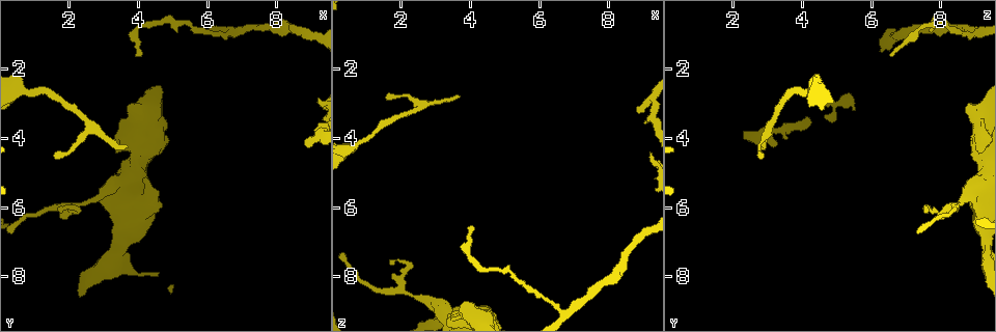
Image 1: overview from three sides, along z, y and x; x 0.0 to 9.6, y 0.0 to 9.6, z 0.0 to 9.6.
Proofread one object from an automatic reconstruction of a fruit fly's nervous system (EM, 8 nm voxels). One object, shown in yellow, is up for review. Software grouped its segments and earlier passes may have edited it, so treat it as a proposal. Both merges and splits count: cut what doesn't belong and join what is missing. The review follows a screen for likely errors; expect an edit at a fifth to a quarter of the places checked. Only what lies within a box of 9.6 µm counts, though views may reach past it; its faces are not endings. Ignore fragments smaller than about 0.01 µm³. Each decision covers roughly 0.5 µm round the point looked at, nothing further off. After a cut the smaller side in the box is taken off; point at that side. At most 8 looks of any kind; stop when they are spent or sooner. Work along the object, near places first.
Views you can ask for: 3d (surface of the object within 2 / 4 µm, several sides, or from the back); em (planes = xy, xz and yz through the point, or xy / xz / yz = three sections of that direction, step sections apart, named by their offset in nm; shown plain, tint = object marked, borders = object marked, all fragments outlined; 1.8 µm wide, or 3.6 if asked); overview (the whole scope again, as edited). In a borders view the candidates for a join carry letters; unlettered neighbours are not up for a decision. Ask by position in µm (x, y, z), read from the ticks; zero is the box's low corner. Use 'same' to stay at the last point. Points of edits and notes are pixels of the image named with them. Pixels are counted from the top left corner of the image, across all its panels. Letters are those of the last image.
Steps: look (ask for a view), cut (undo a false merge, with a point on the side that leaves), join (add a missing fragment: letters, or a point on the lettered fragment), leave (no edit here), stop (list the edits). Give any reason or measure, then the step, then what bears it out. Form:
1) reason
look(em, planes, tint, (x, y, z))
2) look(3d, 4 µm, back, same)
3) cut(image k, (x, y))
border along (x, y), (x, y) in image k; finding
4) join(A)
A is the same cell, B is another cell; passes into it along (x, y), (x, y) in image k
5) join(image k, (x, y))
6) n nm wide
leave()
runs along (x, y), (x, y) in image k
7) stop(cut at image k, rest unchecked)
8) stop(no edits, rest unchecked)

end of a long branch
look(em, planes, borders, (4.00, 1.70, 6.60))

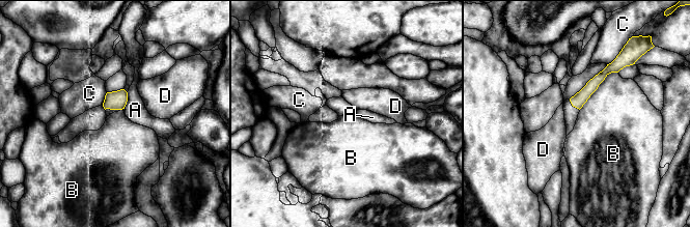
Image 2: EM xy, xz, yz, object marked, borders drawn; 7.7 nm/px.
leave()
A, B, C and D are other cells; runs along (614, 65), (574, 103) in image 2; none of them fits

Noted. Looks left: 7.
tapers out
look(em, planes, borders, (3.65, 4.20, 2.80))

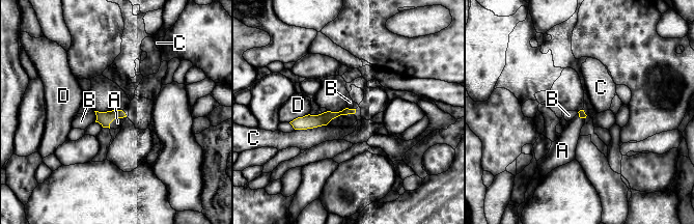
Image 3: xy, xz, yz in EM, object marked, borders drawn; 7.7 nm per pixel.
join(A)
A is the same cell, B, C and D are other cells; passes into it along (105, 118), (116, 117), (117, 122) in image 3; the neuron continues

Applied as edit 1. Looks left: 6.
stop(join at image 3, rest unchecked)

